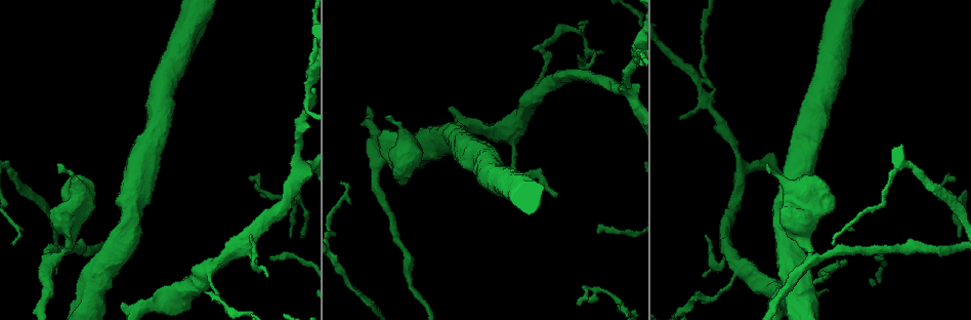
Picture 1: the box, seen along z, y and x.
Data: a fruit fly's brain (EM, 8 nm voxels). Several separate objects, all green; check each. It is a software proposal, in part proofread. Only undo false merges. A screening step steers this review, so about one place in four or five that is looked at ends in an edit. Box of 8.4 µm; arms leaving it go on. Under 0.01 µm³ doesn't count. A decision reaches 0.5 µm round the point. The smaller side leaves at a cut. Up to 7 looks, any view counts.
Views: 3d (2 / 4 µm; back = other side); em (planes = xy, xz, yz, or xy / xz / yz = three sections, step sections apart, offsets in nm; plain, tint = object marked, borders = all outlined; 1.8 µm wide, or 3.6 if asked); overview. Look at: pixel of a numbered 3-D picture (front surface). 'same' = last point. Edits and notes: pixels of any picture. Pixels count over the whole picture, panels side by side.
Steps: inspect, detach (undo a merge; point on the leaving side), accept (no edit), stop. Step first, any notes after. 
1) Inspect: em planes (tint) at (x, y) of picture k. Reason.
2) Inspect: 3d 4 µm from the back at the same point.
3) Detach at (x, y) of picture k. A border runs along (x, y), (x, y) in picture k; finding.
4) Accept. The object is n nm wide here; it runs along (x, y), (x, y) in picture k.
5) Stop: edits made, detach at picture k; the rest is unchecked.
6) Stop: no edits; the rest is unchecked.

Inspect: em xz step 8 (tint) at (297, 173) of picture 1. A fork.

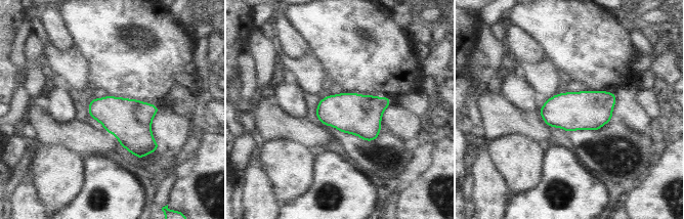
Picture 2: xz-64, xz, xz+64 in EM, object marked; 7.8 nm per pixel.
Inspect: em planes (tint) at the same point. Another direction.

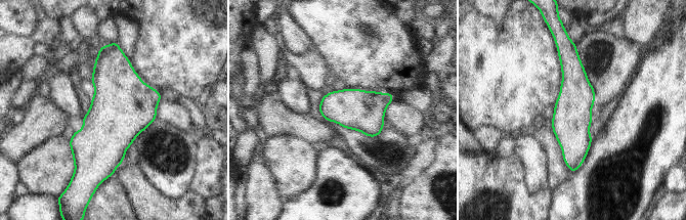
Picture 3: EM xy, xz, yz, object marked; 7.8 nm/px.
Accept. It runs along (567, 46), (572, 69), (572, 169) in picture 3; one neuron here.

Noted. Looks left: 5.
Inspect: em planes (tint) at (294, 202) of picture 1. A fork.

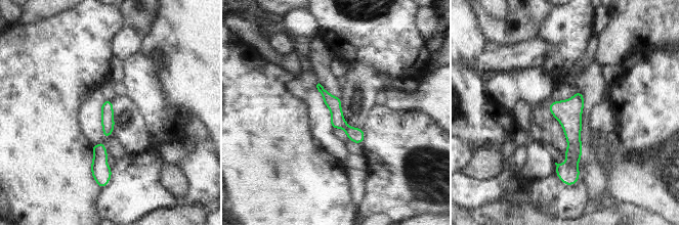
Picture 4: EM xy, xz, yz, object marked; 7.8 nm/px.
Accept. It runs along (578, 94), (572, 160), (560, 173) in picture 4; one neuron here.

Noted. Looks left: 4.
Inspect: em yz step 4 (tint) at (51, 257) of picture 1. Three-way junction.

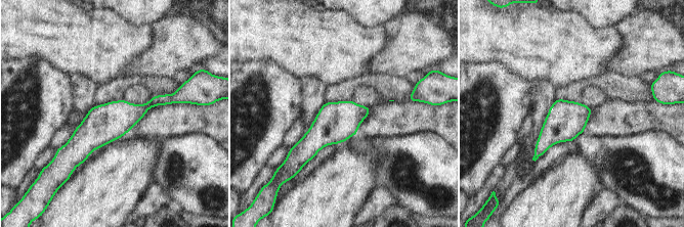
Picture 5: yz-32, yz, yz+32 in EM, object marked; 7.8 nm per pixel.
Inspect: em planes (tint) at the same point. Cut it another way.

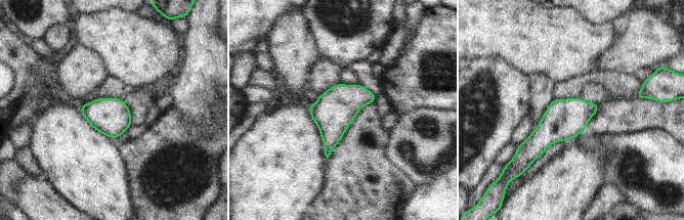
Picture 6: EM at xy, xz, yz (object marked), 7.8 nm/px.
Accept. One neuron here.

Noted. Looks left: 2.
Stop: no edits; the rest is unchecked.

